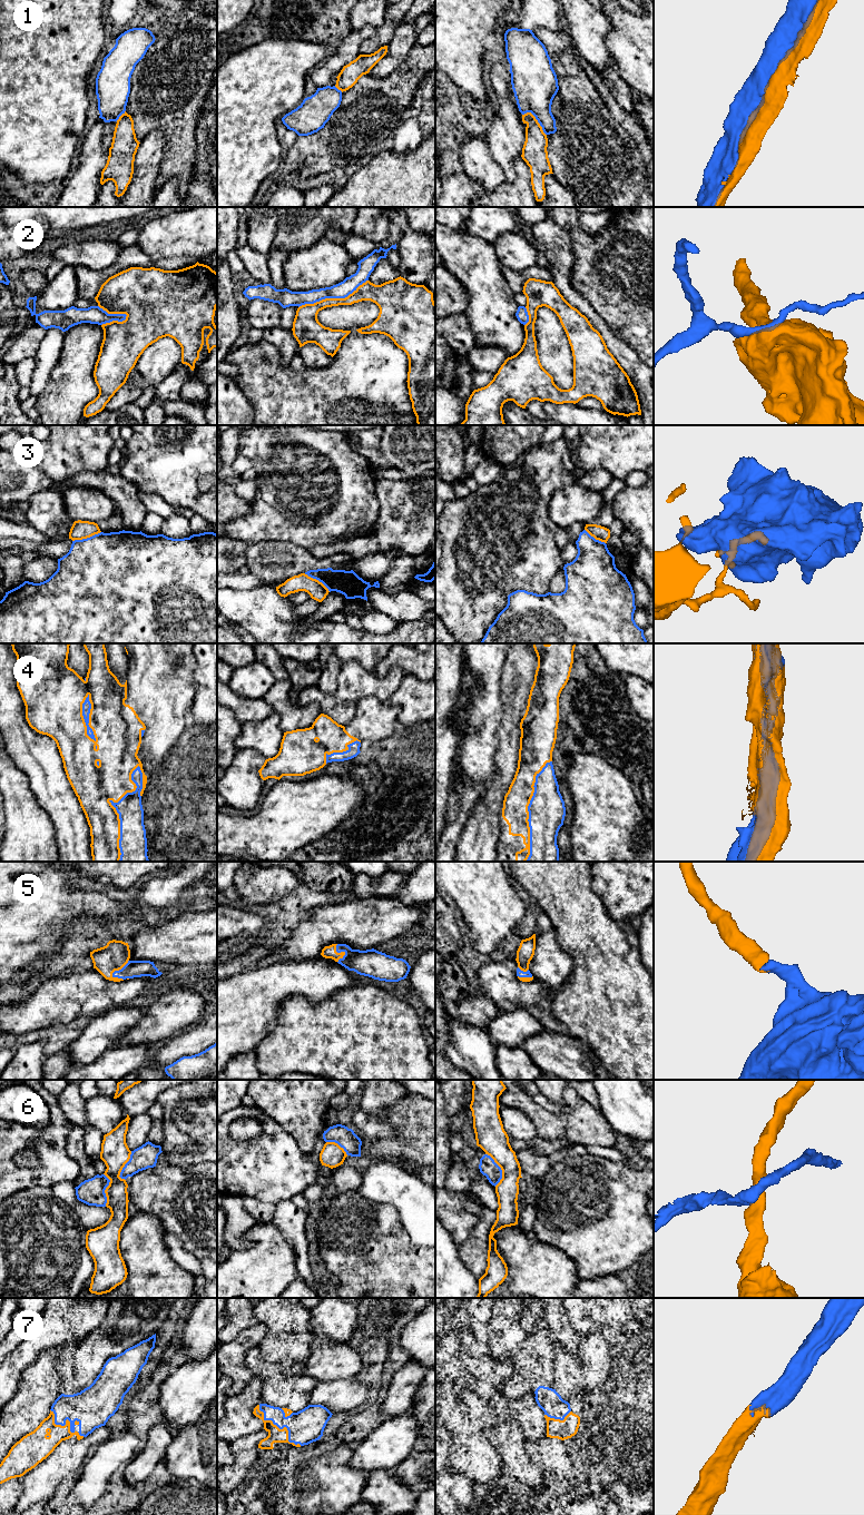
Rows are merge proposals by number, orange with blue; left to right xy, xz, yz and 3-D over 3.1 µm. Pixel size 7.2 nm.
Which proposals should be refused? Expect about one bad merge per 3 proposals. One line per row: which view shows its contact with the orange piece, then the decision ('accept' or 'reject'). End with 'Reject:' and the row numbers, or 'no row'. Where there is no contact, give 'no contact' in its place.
1: meets orange in yz; reject
2: meets orange in xz; reject
3: meets orange in xy; reject
4: meets orange in xy; reject
5: meets orange in xy; accept
6: meets orange in yz; reject
7: meets orange in xz; accept
Reject: 1, 2, 3, 4, 6

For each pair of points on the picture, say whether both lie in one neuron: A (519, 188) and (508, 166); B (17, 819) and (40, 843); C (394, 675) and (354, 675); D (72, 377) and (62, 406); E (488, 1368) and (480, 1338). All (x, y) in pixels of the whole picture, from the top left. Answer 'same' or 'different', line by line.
A: different
B: same
C: same
D: same
E: different

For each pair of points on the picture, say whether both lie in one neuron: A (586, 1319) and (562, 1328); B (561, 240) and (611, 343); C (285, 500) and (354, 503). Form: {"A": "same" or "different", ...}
{"A": "different", "B": "same", "C": "same"}

